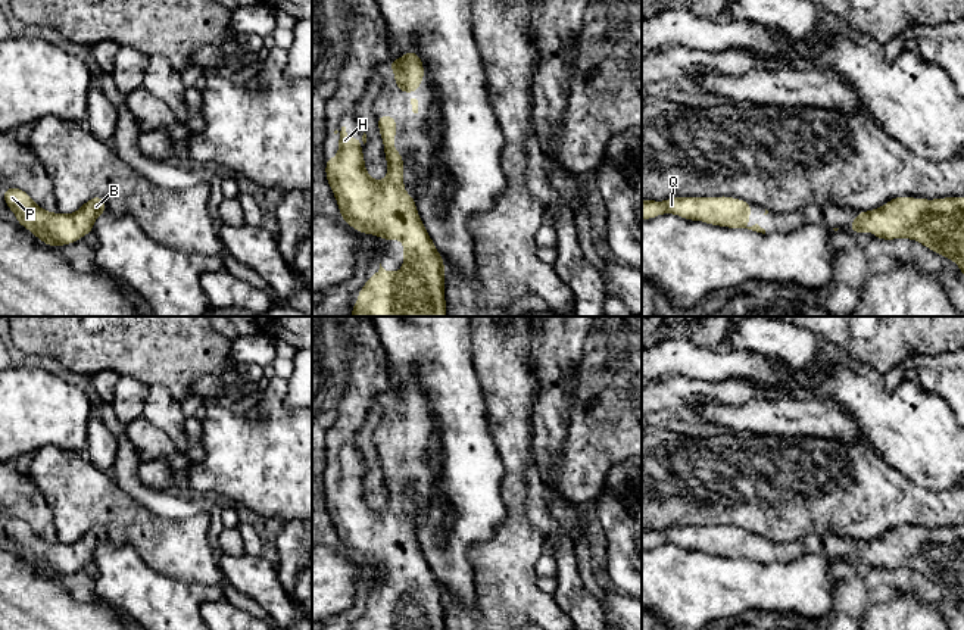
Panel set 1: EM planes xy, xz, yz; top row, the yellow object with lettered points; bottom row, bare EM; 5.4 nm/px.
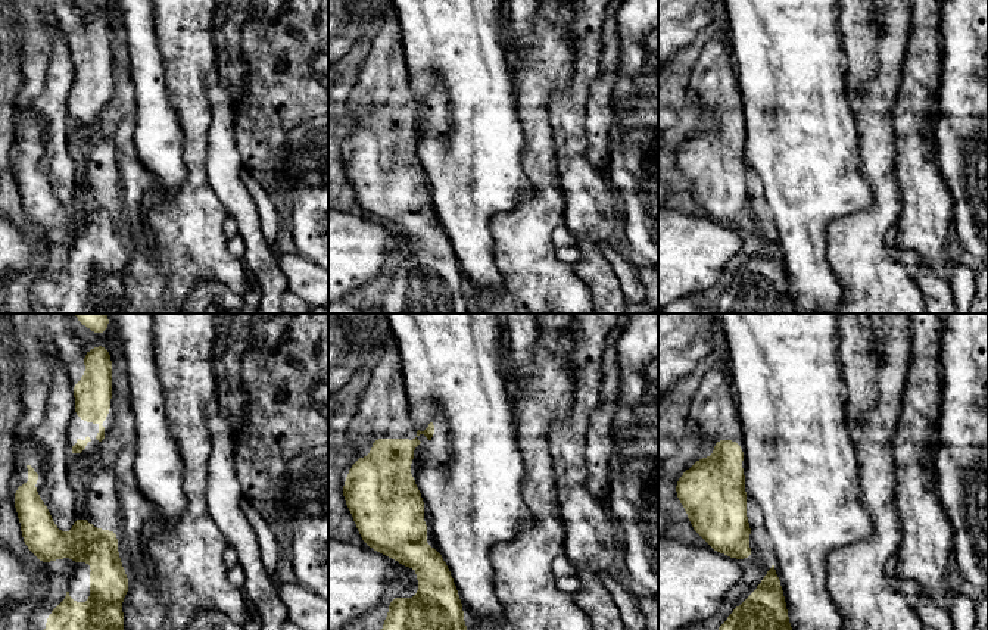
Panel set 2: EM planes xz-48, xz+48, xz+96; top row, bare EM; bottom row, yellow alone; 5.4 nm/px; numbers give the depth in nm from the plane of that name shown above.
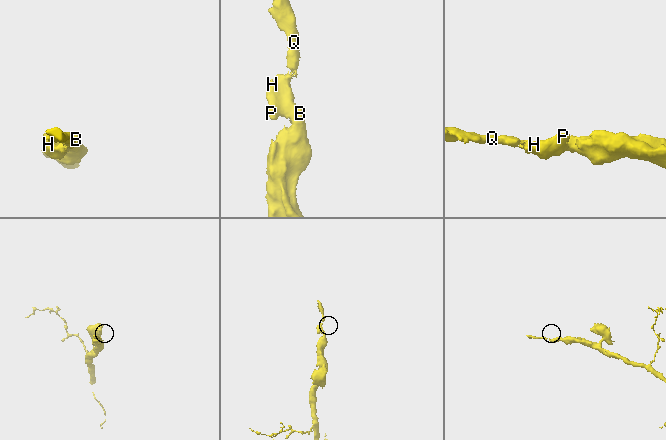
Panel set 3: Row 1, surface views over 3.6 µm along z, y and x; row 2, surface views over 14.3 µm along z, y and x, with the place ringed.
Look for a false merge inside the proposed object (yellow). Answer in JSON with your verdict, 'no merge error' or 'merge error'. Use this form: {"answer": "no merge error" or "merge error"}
{"answer": "no merge error"}

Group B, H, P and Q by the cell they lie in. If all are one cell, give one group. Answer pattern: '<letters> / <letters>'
B H P Q

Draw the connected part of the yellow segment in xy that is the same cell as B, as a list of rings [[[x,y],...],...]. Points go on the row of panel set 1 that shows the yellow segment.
[[[3,188],[3,202],[16,215],[16,222],[47,246],[60,247],[93,234],[94,221],[107,210],[103,197],[94,196],[75,213],[50,213],[40,208],[25,190]]]

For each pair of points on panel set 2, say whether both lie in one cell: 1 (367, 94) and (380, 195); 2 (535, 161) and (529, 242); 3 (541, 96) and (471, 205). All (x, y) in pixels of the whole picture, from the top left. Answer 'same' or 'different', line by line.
1: same
2: same
3: different

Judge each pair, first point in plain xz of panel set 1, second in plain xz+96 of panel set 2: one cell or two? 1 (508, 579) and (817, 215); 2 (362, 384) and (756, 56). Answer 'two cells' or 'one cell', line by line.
1: two cells
2: two cells

